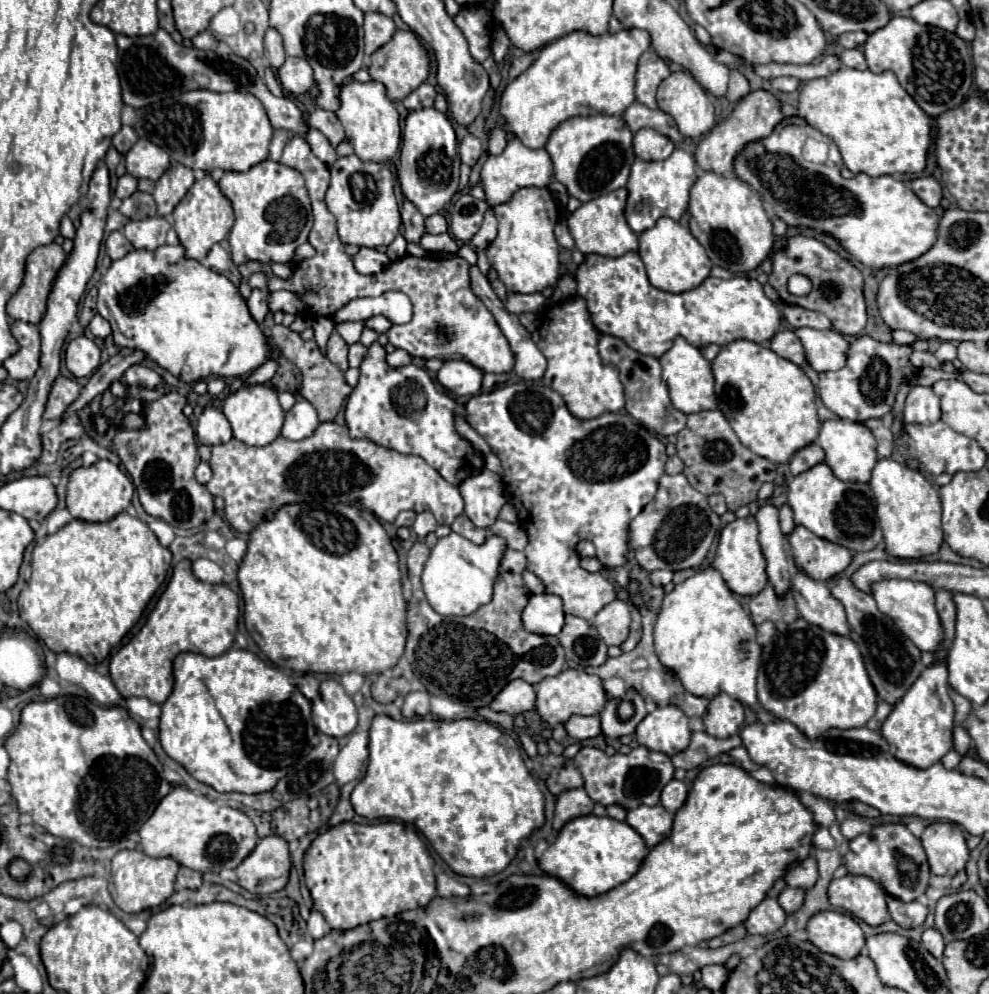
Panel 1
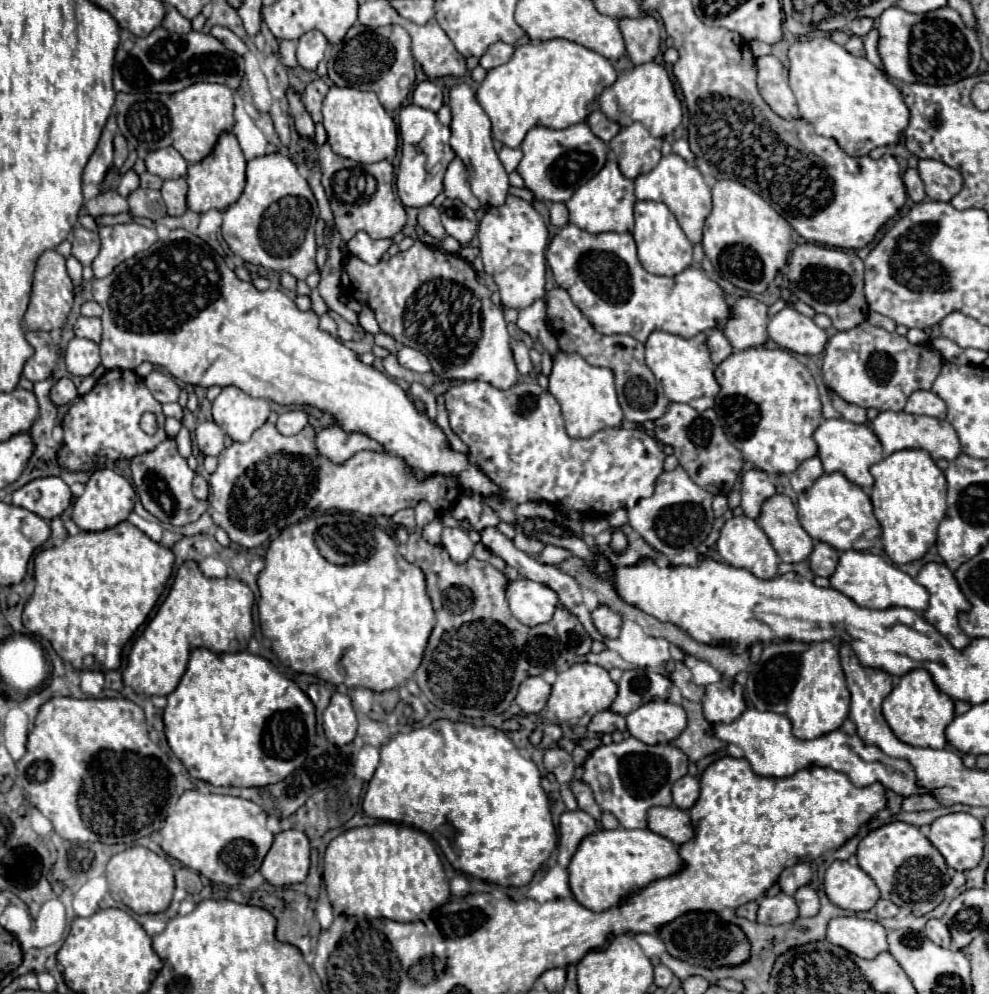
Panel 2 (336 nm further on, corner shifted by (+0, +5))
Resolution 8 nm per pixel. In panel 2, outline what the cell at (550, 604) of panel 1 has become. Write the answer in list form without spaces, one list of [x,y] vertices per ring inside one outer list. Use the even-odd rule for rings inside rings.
[[[514,580],[506,588],[510,612],[526,626],[538,626],[552,620],[558,608],[558,594],[546,584],[532,580]]]

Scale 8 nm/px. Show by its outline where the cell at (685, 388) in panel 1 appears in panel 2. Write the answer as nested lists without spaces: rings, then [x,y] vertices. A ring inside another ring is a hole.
[[[652,332],[646,340],[646,364],[654,372],[656,380],[662,382],[664,394],[672,402],[690,404],[698,412],[714,406],[714,398],[720,392],[720,386],[714,378],[714,364],[706,348],[706,334],[698,334],[686,340],[670,332]]]

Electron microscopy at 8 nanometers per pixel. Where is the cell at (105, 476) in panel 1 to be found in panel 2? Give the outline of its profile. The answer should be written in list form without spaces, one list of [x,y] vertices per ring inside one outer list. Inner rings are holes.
[[[102,468],[102,470],[92,472],[84,494],[74,500],[72,520],[78,524],[80,530],[100,532],[100,530],[106,530],[106,528],[112,528],[112,526],[124,522],[128,518],[128,514],[132,512],[134,502],[136,502],[136,492],[130,486],[130,482],[126,478],[122,478],[120,474],[116,474],[114,470]]]

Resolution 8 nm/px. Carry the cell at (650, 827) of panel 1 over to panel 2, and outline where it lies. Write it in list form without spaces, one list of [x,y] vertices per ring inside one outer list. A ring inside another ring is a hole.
[[[654,806],[648,810],[648,828],[676,846],[688,842],[694,836],[694,828],[686,810],[676,806]]]

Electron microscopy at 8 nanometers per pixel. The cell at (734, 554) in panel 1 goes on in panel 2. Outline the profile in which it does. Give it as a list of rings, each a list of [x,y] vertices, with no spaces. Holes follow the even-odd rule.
[[[734,516],[734,518],[726,520],[726,524],[720,530],[720,538],[716,542],[716,548],[722,556],[722,560],[734,568],[744,568],[762,580],[772,580],[776,576],[778,556],[774,552],[774,548],[770,546],[770,540],[764,534],[764,530],[760,528],[760,524],[752,518],[746,518],[746,516],[736,518]]]

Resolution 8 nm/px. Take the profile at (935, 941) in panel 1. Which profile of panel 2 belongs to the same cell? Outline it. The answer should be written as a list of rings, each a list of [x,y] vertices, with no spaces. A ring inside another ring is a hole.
[[[928,920],[924,932],[934,944],[938,944],[942,948],[950,948],[950,932],[948,932],[946,924],[942,924],[940,920]]]

